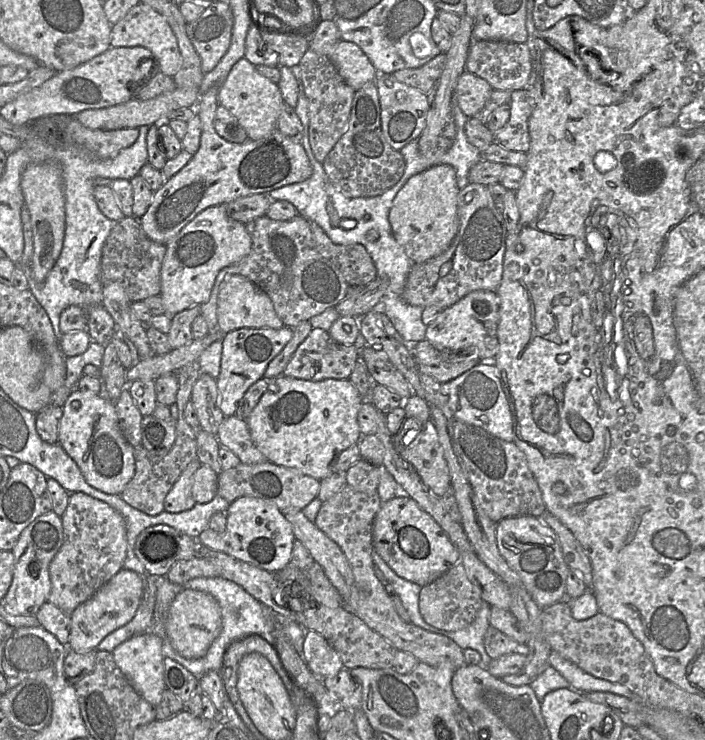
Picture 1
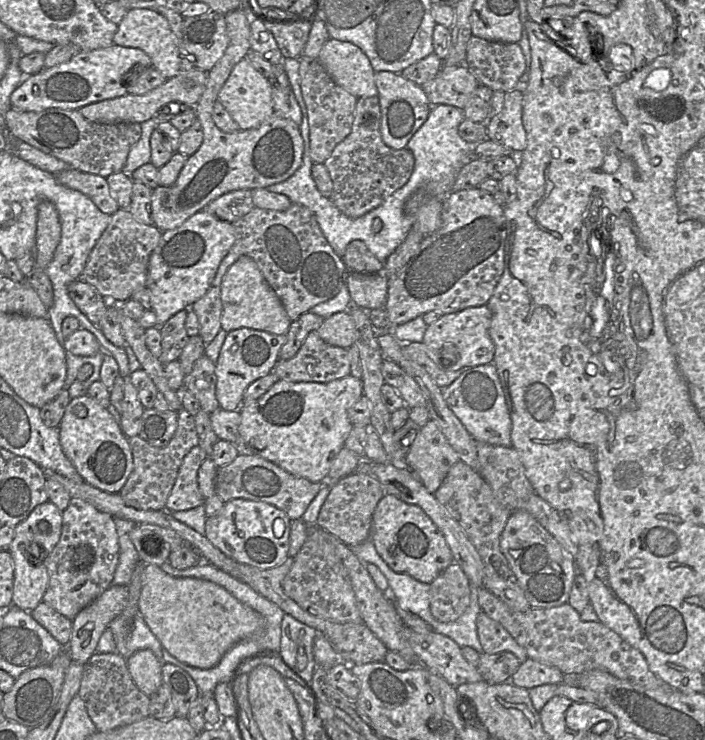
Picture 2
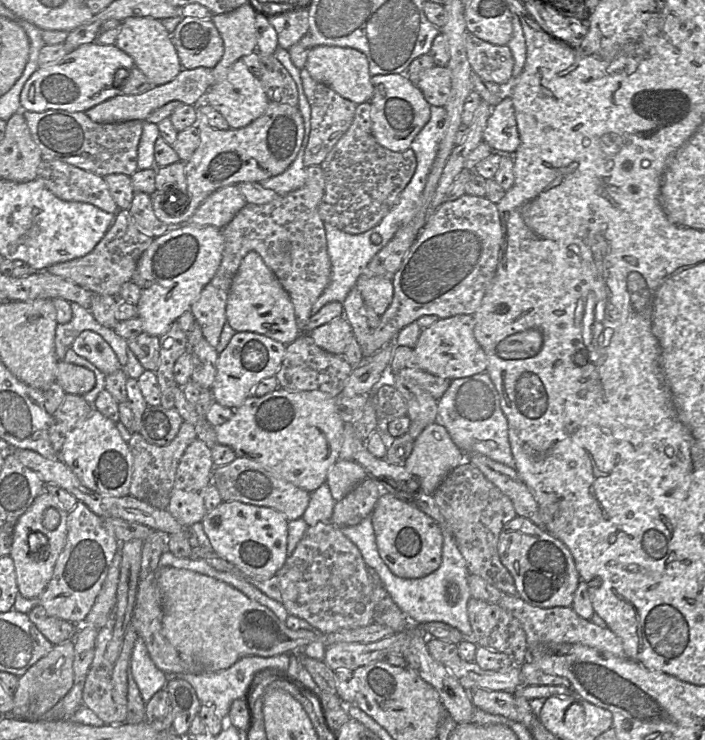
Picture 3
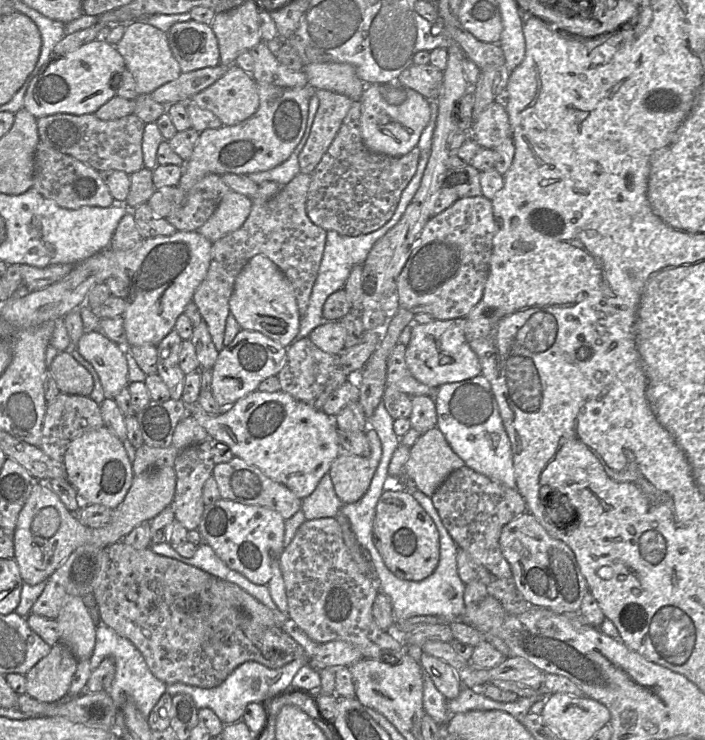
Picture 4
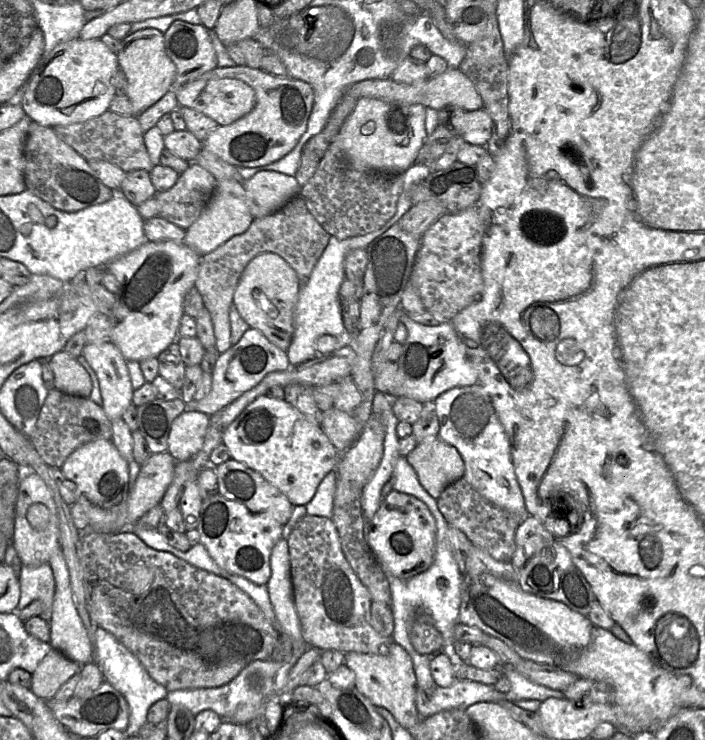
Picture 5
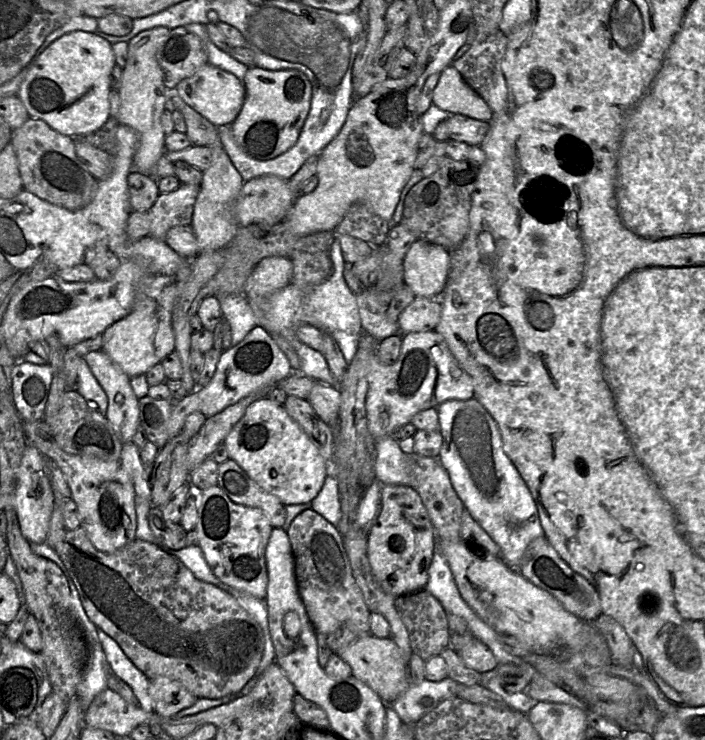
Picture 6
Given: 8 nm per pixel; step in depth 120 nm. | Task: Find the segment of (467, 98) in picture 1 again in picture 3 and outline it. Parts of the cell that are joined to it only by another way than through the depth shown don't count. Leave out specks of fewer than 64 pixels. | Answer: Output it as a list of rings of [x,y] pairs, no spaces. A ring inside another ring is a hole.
[[[434,66],[407,77],[431,106],[444,107],[451,90],[451,75],[446,66]]]

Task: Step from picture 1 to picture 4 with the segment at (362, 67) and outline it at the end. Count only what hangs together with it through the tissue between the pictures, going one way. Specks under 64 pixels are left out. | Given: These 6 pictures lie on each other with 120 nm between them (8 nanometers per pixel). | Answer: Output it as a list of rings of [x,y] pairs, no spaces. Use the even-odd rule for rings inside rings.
[[[311,63],[305,65],[303,71],[308,85],[344,95],[352,101],[359,101],[366,87],[350,64]]]

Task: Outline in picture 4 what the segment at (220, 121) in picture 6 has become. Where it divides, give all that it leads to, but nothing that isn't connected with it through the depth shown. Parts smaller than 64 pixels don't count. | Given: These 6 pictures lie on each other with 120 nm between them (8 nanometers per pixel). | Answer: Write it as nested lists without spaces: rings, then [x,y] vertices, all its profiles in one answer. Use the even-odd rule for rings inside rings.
[[[233,64],[214,84],[188,102],[214,113],[224,126],[237,125],[252,117],[259,108],[257,82],[251,74]]]

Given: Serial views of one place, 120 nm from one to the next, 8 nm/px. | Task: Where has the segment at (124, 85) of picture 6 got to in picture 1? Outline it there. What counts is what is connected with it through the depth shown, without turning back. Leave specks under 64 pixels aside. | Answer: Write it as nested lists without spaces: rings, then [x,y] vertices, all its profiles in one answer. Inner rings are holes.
[[[139,3],[112,26],[111,47],[144,47],[158,60],[160,72],[174,77],[182,66],[177,39],[167,20],[147,4]]]

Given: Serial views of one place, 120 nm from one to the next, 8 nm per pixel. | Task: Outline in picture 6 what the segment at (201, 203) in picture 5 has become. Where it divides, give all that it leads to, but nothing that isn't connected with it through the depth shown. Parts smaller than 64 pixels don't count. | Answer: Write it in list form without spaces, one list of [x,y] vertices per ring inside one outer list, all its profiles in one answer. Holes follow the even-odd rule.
[[[181,183],[172,192],[160,193],[149,210],[149,235],[164,241],[166,233],[172,227],[190,225],[199,191],[199,185]]]

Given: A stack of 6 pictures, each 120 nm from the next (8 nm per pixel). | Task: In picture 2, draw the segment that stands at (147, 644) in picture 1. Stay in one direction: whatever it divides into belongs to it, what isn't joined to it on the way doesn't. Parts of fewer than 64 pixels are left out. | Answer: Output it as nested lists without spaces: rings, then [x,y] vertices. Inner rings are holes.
[[[138,650],[126,663],[131,679],[147,696],[151,696],[163,683],[162,665],[152,651]]]

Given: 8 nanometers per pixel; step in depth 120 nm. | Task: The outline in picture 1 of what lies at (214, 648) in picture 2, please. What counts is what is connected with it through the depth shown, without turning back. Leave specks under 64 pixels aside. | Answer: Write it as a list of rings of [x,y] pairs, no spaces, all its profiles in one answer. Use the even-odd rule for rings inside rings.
[[[186,589],[176,595],[165,620],[168,638],[174,650],[188,659],[203,657],[221,630],[221,611],[208,593]]]

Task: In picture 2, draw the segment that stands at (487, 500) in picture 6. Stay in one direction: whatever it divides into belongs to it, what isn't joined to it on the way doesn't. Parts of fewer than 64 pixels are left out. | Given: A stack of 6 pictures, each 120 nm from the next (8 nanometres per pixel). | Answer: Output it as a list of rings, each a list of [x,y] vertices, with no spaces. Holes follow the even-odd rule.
[[[493,363],[465,370],[449,386],[442,388],[447,406],[461,421],[476,442],[512,446],[511,415],[502,385]]]

